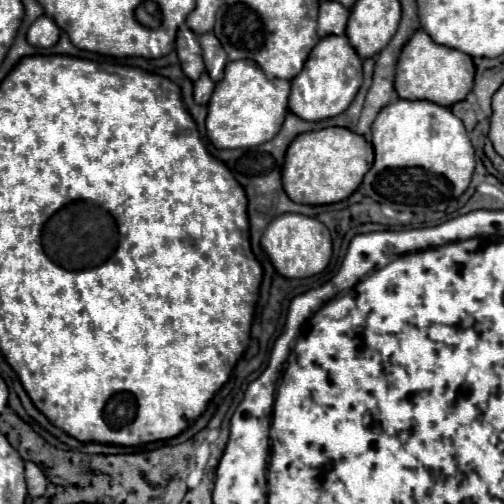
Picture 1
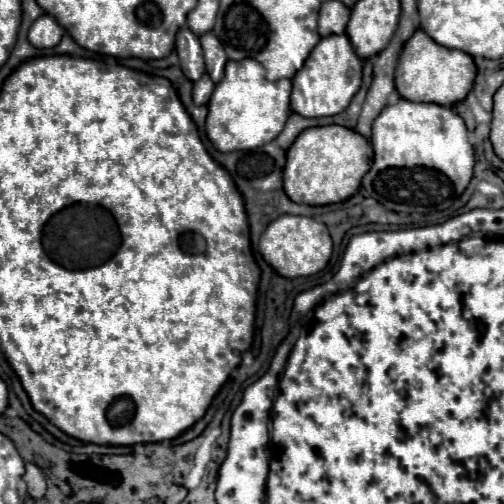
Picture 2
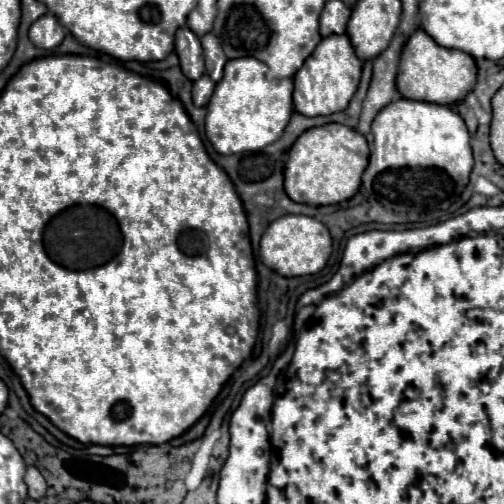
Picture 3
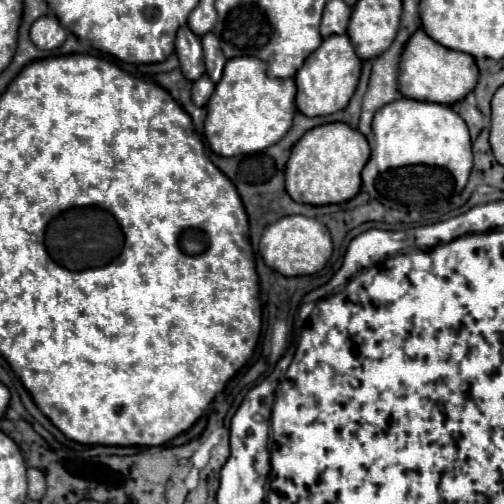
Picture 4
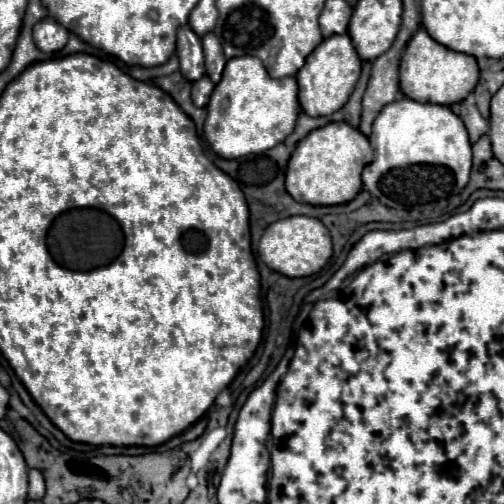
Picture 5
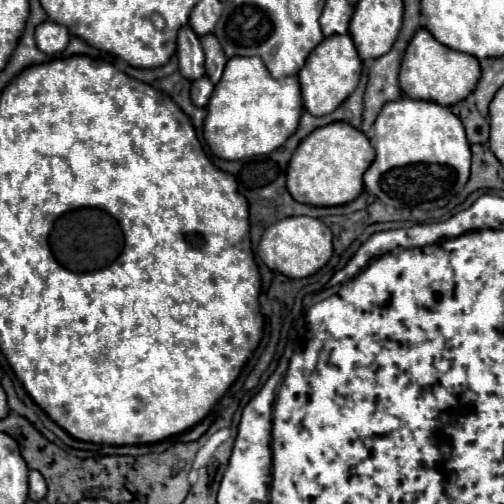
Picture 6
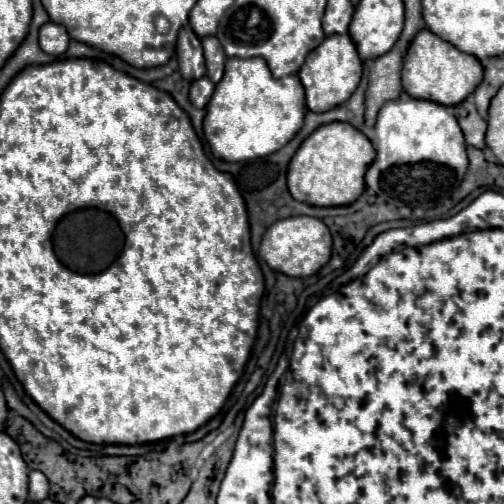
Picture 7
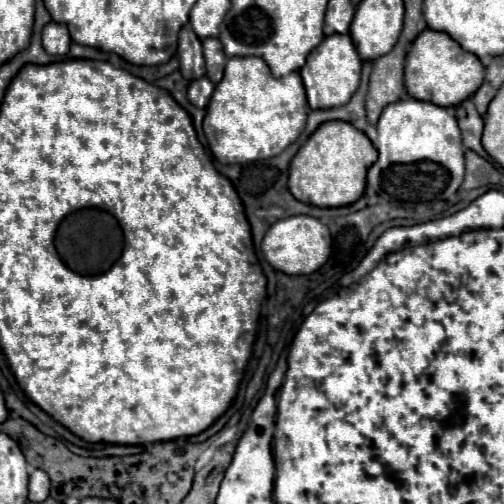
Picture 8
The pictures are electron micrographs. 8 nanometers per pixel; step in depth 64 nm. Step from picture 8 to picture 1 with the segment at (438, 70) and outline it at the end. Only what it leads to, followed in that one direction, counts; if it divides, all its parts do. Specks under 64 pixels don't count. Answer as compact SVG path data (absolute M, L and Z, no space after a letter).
M418 30L404 46L398 66L394 88L404 100L430 100L440 106L452 106L466 98L474 82L474 62L468 54L436 44L424 30Z

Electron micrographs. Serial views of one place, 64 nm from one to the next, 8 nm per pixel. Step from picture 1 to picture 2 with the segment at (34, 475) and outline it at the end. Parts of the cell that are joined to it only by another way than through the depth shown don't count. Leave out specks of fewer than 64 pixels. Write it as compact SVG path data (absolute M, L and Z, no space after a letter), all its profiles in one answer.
M26 464L24 480L28 484L28 494L32 498L42 498L44 496L44 492L46 492L46 480L44 480L42 470L36 464Z

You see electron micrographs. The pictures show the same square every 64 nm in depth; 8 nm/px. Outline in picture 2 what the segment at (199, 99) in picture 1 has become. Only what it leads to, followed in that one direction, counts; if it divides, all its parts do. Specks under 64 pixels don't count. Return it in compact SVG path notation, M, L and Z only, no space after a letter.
M204 74L198 82L194 82L194 102L200 106L200 104L206 104L212 96L212 90L214 90L214 84L210 80L208 74Z

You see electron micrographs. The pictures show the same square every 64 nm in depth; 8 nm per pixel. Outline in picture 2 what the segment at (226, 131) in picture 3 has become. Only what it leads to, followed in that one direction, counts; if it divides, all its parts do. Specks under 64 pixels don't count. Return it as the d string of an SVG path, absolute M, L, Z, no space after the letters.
M240 60L228 62L224 80L216 84L214 94L208 102L206 117L206 136L220 152L234 152L234 150L252 150L264 146L266 142L274 140L286 124L290 114L290 80L266 80L266 72L262 64L256 60Z

